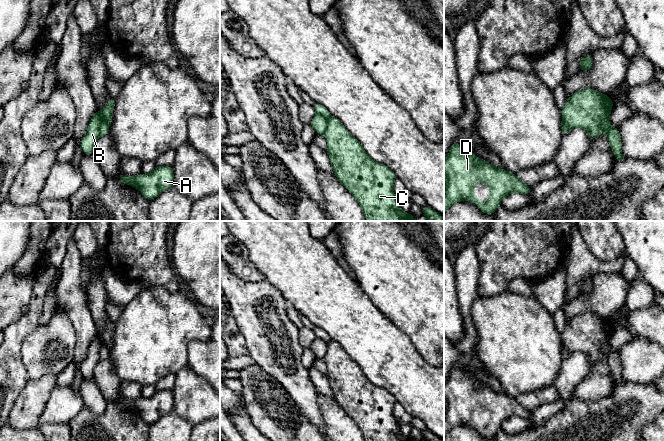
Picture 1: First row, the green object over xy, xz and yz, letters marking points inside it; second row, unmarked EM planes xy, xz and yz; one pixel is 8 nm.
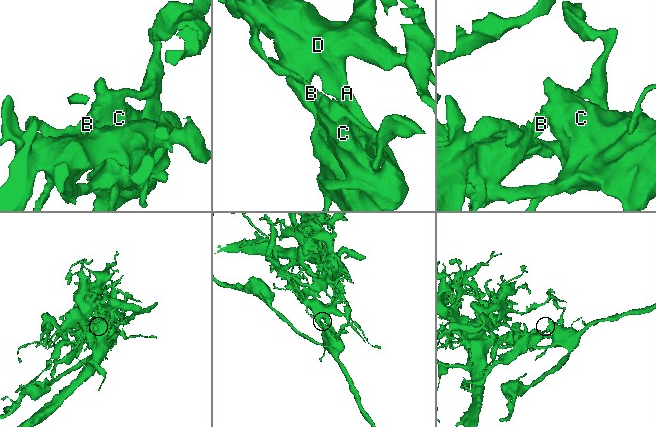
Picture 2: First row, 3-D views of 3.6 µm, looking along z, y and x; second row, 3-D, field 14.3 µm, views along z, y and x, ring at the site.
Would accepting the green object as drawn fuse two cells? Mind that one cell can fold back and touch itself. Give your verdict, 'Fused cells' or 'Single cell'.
Fused cells

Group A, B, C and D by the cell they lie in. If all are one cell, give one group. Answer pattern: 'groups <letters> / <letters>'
groups A B D / C

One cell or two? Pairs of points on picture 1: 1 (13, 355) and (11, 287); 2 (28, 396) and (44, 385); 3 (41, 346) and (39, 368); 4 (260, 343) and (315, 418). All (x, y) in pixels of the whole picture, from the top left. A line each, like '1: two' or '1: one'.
1: two
2: one
3: one
4: one

